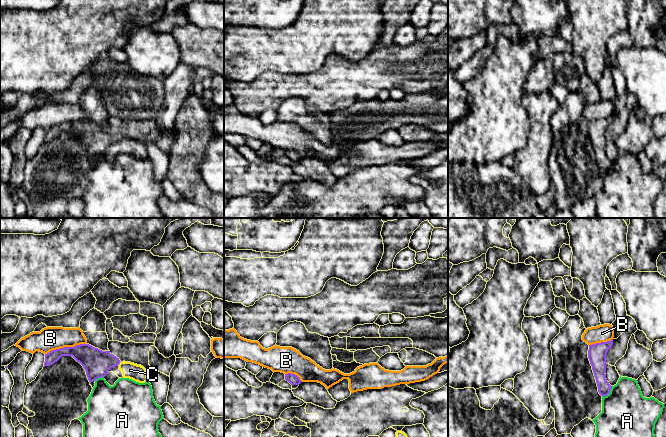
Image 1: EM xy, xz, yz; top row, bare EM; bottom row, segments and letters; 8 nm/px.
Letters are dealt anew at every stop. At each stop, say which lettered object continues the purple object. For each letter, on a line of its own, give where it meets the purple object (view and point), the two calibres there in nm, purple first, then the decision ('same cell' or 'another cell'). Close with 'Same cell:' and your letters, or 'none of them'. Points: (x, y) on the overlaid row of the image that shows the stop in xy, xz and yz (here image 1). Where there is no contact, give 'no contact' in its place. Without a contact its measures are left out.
A: yz (609, 392) | 120/380 nm | another cell
B: xy (65, 347) | 200/190 nm | another cell
C: xy (119, 363) | 220/130 nm | another cell
Same cell: none of them

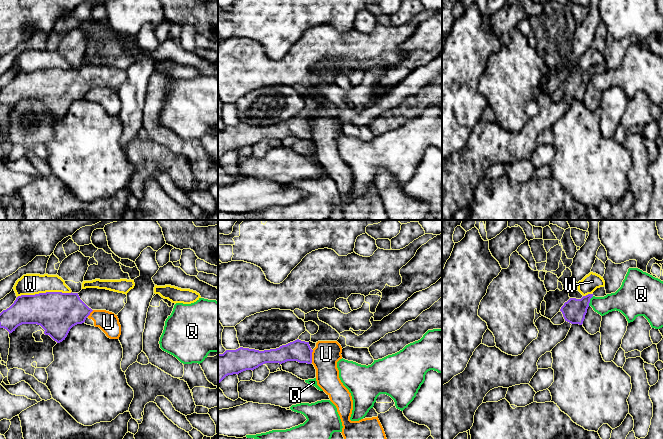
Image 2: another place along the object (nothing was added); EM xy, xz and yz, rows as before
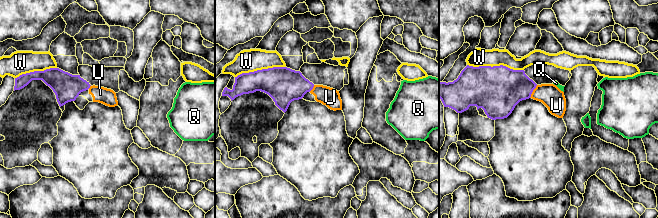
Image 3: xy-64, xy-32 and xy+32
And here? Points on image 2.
Q: yz (589, 301) | 190/160 nm | another cell
U: xz (311, 356) | 170/220 nm | another cell
W: xy (44, 293) | 340/180 nm | another cell
Same cell: none of them

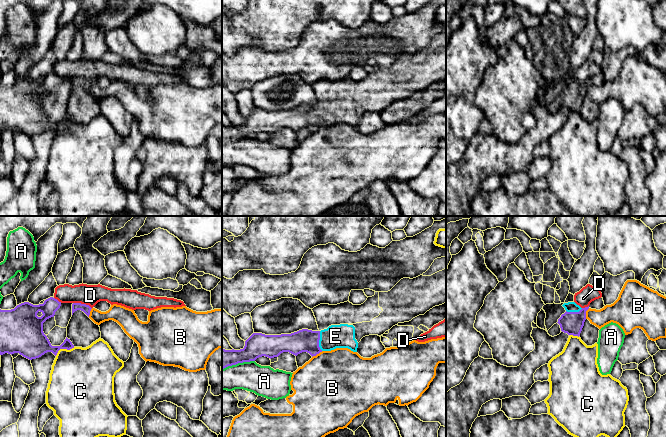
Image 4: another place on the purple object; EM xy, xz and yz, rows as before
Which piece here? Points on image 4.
A: xz (238, 362) | 190/240 nm | another cell
B: yz (585, 313) | 180/160 nm | another cell
C: xy (64, 348) | 220/440 nm | another cell
D: xy (82, 304) | 70/160 nm | another cell
E: xz (318, 341) | 180/190 nm | same cell
Same cell: E

